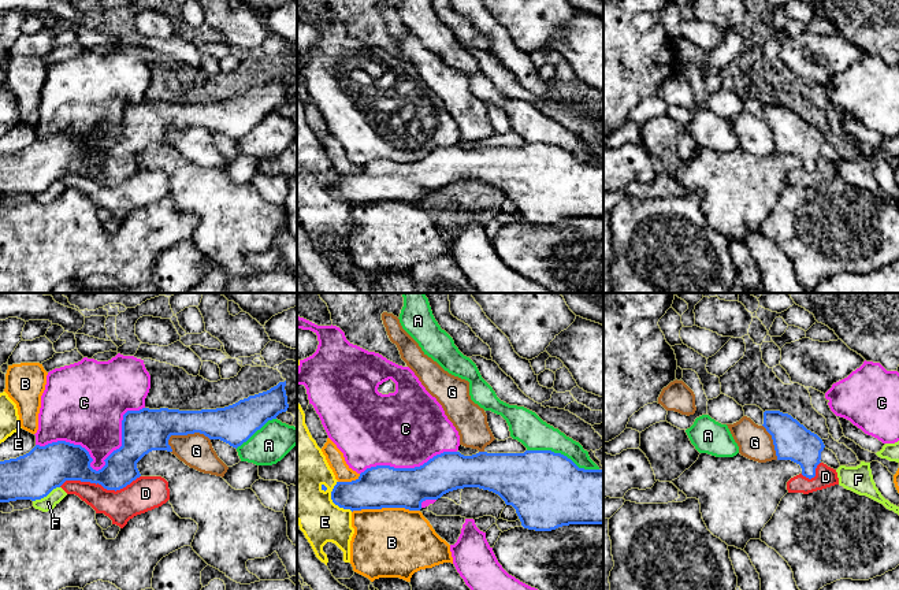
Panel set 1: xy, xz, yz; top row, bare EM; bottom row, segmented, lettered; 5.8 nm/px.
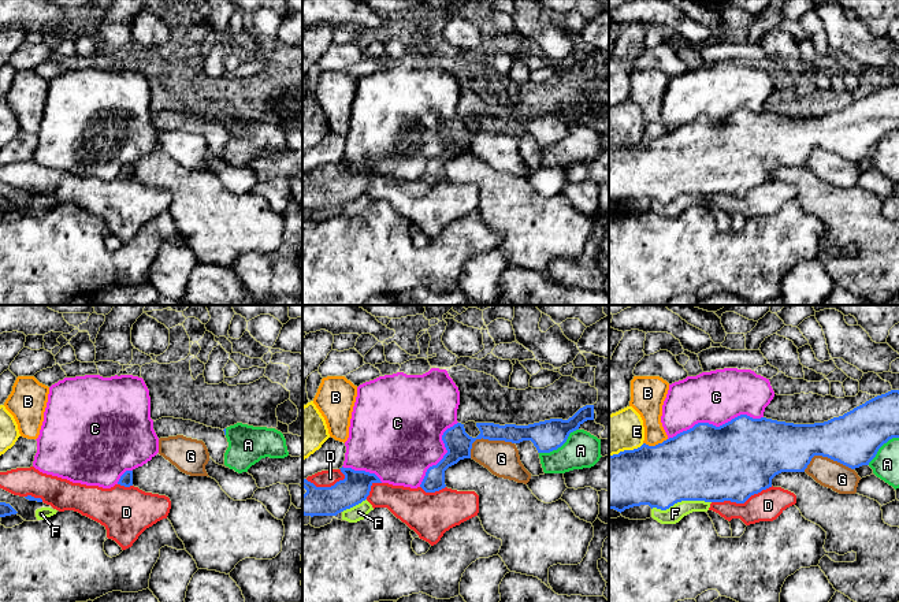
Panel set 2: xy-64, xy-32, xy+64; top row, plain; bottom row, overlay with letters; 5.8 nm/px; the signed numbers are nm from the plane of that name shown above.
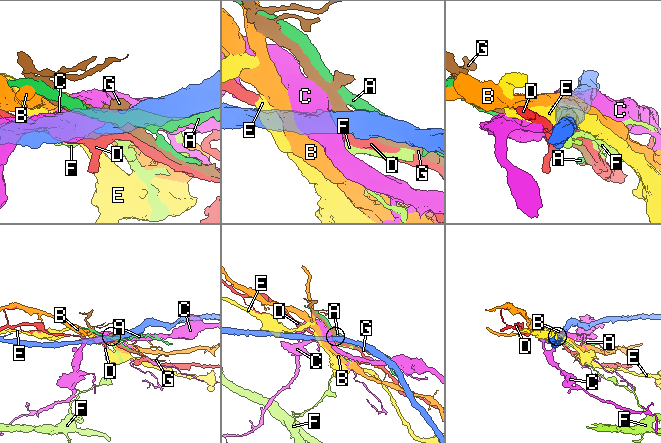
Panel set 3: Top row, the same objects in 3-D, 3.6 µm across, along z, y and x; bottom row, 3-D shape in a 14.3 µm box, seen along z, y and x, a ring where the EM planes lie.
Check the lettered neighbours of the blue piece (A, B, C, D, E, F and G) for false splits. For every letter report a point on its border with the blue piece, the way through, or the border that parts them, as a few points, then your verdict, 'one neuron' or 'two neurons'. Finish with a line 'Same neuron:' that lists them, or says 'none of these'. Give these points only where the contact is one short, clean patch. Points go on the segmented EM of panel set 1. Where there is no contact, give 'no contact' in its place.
A: meets blue in xz at (563, 455); two neurons
B: meets blue in xz at (385, 507); two neurons
C: meets blue in xy at (101, 468); two neurons
D: meets blue in xy at (99, 483); two neurons
E: meets blue in xz at (333, 501); two neurons
F: meets blue in xy at (45, 496); two neurons
G: meets blue in xy at (186, 434); two neurons
Same neuron: none of these

